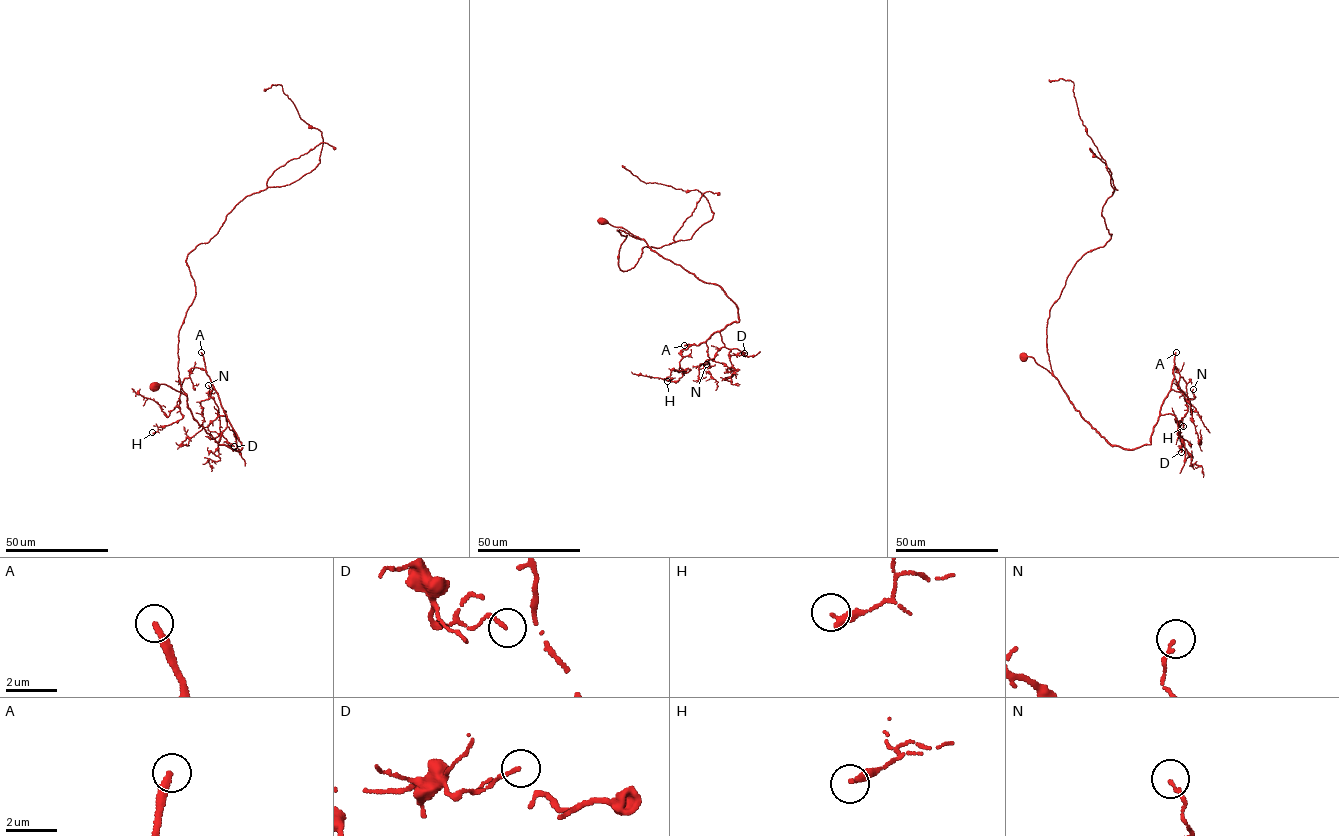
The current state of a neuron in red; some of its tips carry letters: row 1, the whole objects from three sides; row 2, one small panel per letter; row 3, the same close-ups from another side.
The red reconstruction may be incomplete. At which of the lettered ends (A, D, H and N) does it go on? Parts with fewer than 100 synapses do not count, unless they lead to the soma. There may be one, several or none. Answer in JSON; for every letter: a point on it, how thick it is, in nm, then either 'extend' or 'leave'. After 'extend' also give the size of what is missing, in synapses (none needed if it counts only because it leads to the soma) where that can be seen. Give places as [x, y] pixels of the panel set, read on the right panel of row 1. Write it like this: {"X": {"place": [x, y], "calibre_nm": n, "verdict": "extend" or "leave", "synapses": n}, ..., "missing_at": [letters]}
{"A": {"place": [1176, 352], "calibre_nm": 280, "verdict": "extend", "synapses": 600}, "D": {"place": [1181, 452], "calibre_nm": 150, "verdict": "leave"}, "H": {"place": [1183, 426], "calibre_nm": 280, "verdict": "leave"}, "N": {"place": [1193, 389], "calibre_nm": 130, "verdict": "leave"}, "missing_at": ["A"]}

